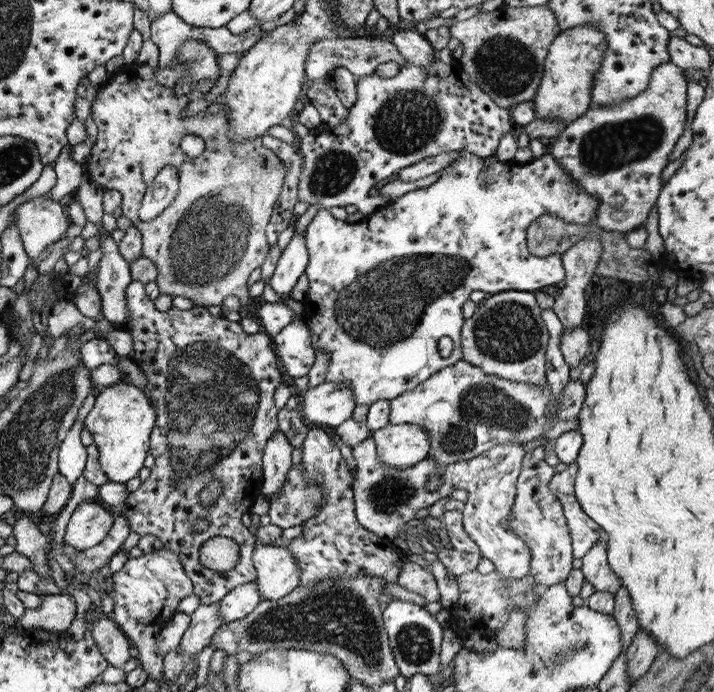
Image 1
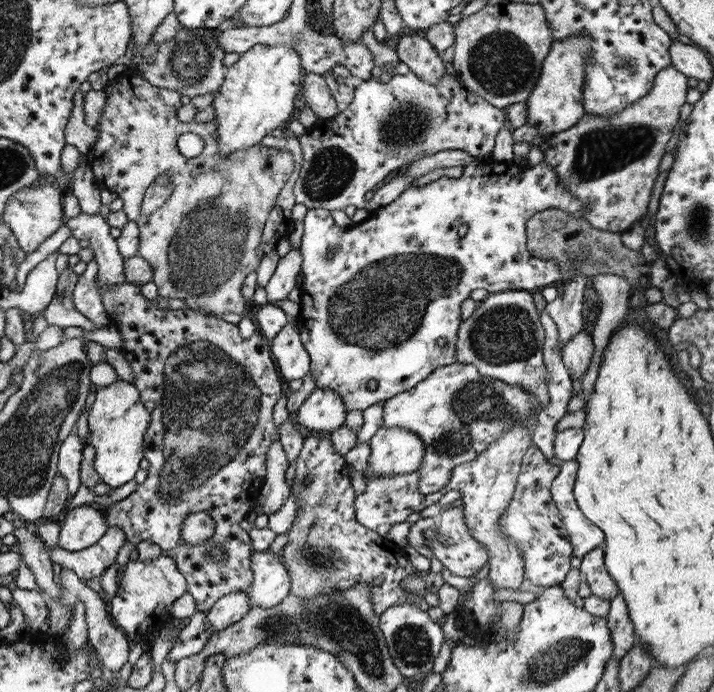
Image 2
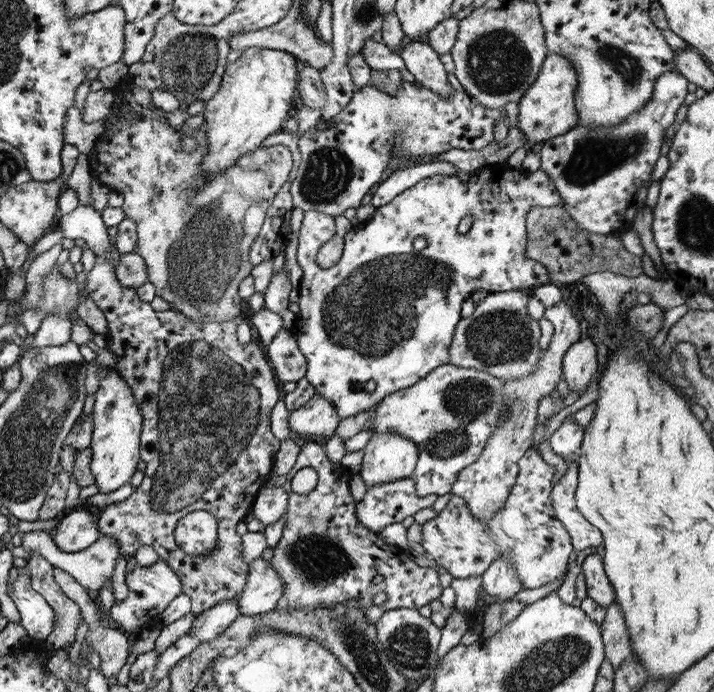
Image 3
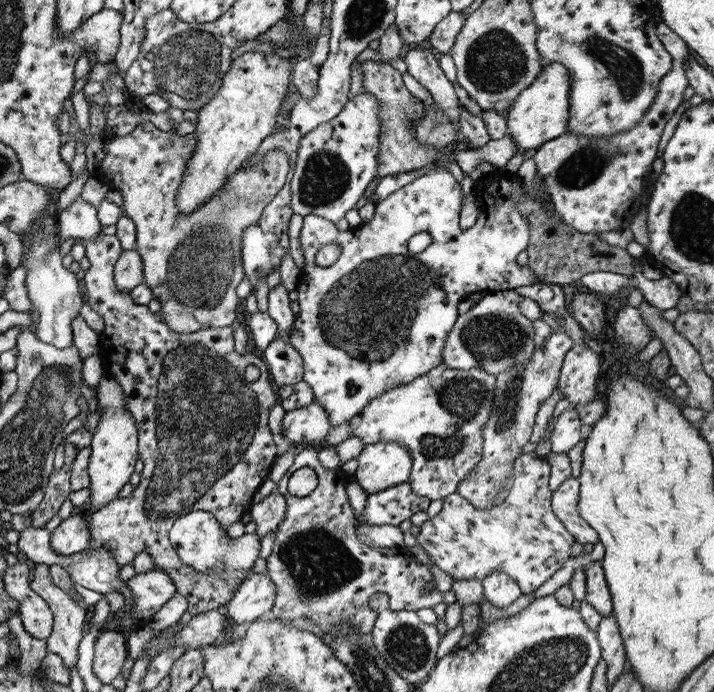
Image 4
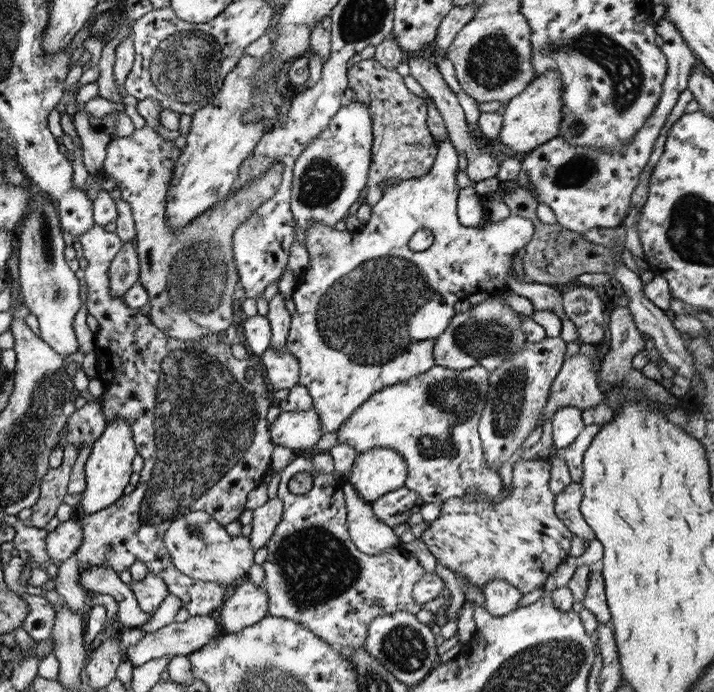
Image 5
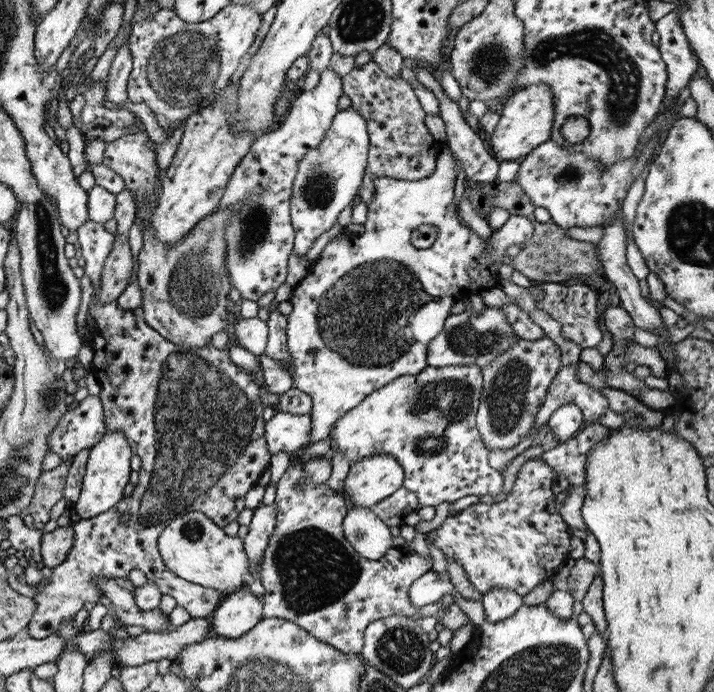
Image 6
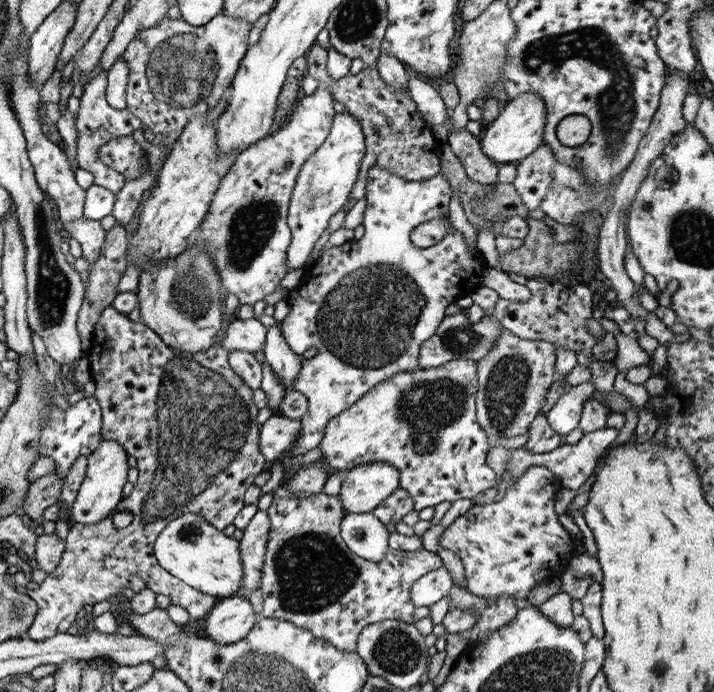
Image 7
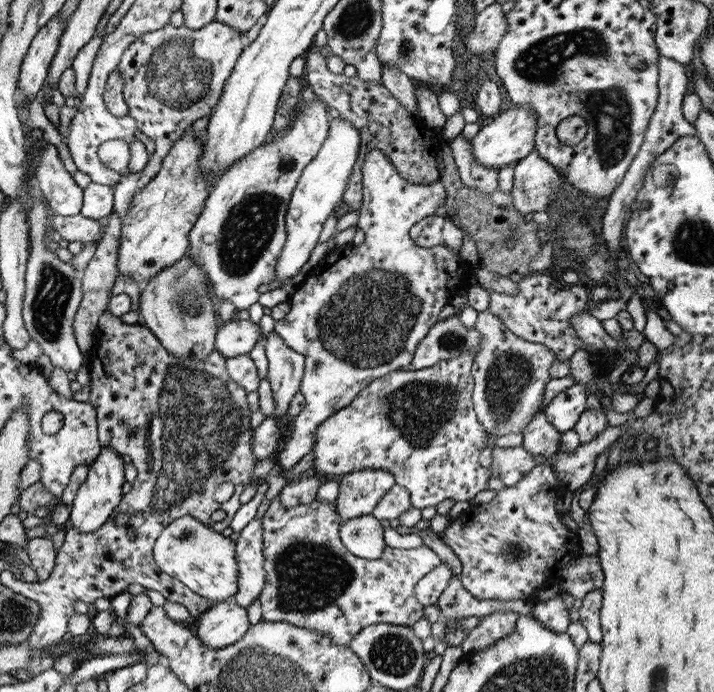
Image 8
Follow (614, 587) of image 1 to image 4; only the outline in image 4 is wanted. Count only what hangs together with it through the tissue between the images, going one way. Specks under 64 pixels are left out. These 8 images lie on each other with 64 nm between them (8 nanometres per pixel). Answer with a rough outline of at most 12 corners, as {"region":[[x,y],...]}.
{"region":[[599,561],[583,568],[585,599],[601,616],[612,602]]}

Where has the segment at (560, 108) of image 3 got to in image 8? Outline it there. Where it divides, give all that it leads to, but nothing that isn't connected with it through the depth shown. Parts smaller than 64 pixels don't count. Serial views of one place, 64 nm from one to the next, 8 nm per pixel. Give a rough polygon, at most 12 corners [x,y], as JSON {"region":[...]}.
{"region":[[509,108],[470,140],[485,168],[510,166],[534,150],[535,116]]}

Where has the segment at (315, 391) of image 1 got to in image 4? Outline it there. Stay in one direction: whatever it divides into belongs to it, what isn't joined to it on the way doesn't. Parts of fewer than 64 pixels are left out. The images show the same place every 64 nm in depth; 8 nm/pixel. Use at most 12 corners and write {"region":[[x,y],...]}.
{"region":[[313,400],[285,412],[283,436],[296,450],[319,445],[327,413]]}

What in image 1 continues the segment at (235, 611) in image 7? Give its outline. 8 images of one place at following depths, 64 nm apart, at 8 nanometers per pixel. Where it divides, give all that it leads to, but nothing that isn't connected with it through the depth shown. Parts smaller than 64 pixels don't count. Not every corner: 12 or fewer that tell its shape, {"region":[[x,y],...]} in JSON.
{"region":[[255,541],[252,565],[262,600],[298,584],[285,546]]}

